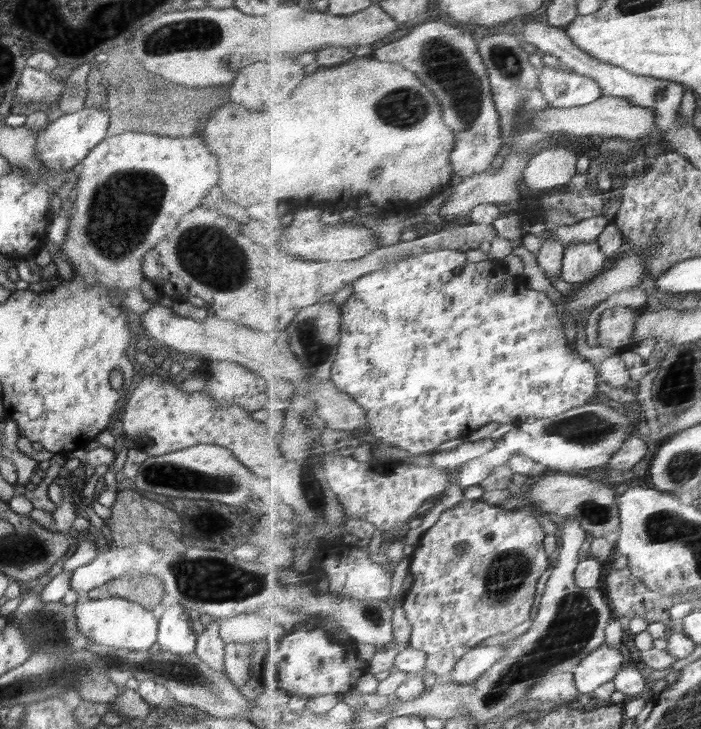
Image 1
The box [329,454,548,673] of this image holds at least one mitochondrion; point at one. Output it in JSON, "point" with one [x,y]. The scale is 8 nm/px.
{"point":[505,575]}

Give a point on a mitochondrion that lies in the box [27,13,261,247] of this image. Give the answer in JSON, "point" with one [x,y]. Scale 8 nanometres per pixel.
{"point":[194,34]}

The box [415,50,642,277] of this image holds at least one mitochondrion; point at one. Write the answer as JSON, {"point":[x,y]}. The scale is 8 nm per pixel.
{"point":[519,115]}

